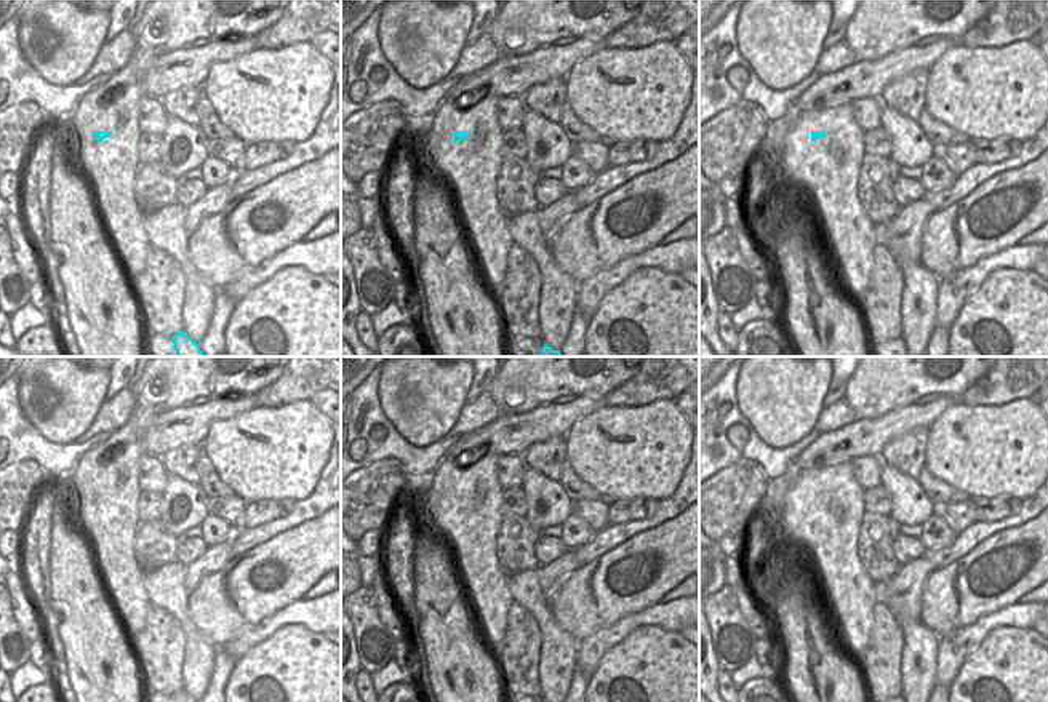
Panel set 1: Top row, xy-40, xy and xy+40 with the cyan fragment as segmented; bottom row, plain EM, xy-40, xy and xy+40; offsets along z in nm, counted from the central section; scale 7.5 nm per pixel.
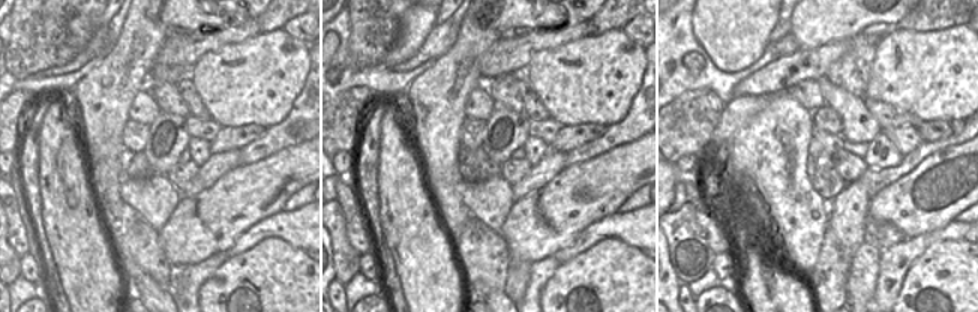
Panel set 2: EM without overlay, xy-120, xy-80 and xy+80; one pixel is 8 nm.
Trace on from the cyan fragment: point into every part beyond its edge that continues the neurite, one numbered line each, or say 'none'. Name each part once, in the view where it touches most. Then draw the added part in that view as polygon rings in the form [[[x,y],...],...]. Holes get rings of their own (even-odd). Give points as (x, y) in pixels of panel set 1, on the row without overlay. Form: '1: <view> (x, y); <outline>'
none

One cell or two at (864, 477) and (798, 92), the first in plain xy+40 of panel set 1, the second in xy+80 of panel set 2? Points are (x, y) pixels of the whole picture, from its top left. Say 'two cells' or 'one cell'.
one cell

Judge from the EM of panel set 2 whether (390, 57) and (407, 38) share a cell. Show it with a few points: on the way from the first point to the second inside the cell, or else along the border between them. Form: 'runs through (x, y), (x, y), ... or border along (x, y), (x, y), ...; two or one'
runs through (395, 53), (405, 42); one

